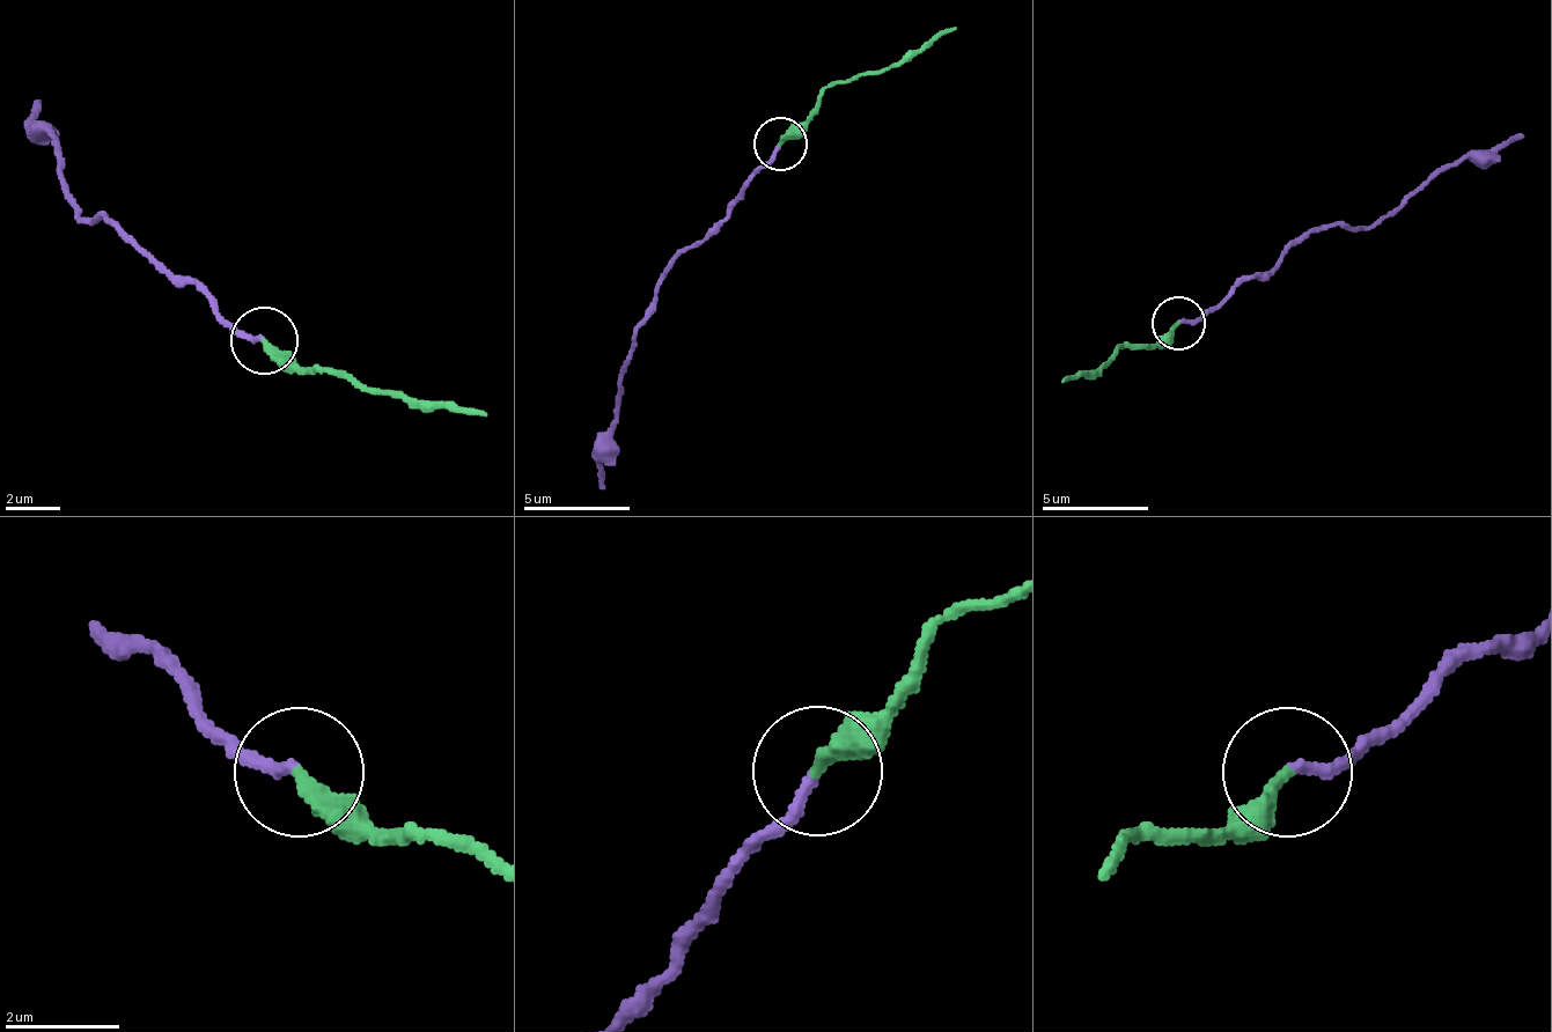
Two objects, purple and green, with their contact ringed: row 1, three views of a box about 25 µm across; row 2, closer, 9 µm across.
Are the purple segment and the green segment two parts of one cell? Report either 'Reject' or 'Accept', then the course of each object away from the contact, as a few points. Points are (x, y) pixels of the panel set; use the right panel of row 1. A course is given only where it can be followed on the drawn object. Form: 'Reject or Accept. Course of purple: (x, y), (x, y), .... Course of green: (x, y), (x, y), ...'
Reject. Course of purple: (1177, 322), (1203, 322), (1315, 231), (1368, 226), (1448, 167), (1491, 156), (1522, 135). Course of green: (1177, 322), (1150, 348), (1124, 348), (1102, 369), (1059, 380)

